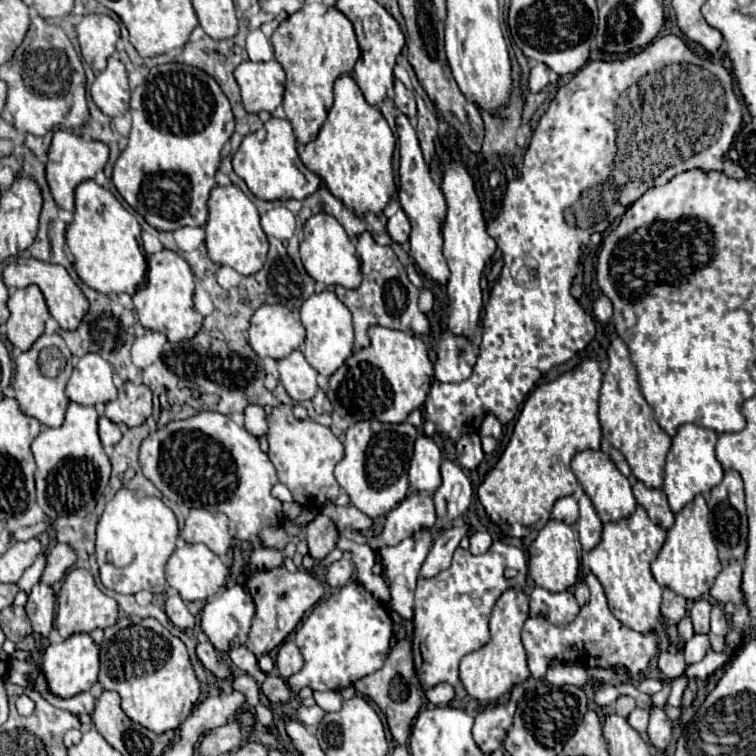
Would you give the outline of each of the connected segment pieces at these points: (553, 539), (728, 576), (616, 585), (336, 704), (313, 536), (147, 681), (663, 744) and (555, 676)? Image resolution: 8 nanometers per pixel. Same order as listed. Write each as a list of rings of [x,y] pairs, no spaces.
[[[550,519],[534,539],[534,543],[528,547],[528,573],[534,579],[538,587],[544,587],[548,591],[566,591],[572,587],[578,579],[578,549],[576,549],[576,539],[574,539],[574,529],[566,525],[564,521]]]
[[[730,563],[724,565],[720,575],[714,581],[714,587],[710,589],[710,595],[716,603],[734,603],[736,607],[744,603],[744,593],[742,593],[742,565],[740,563]]]
[[[636,505],[632,515],[616,523],[604,523],[600,543],[582,555],[582,563],[602,583],[614,617],[636,631],[652,631],[658,625],[662,587],[650,571],[650,561],[658,555],[664,539],[666,531],[650,521],[644,507]]]
[[[314,691],[314,699],[324,711],[338,711],[342,707],[340,691]]]
[[[318,513],[308,525],[306,525],[306,541],[310,547],[310,555],[314,559],[324,559],[338,541],[338,527],[336,523],[328,517]]]
[[[128,617],[104,629],[98,683],[104,691],[118,693],[122,711],[134,723],[154,733],[178,729],[196,707],[200,696],[200,682],[194,675],[184,643],[156,619],[134,621]]]
[[[652,707],[650,709],[650,725],[648,725],[648,737],[652,741],[652,745],[656,749],[666,749],[668,743],[672,741],[672,721],[668,719],[668,715],[658,709]]]
[[[558,665],[550,667],[546,673],[546,681],[560,687],[560,685],[584,685],[588,679],[586,669],[580,665]]]

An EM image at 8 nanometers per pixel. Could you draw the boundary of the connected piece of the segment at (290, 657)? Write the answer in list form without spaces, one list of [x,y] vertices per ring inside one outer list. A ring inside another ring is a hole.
[[[294,641],[282,643],[282,647],[278,651],[278,657],[276,657],[276,669],[278,669],[278,673],[284,679],[288,679],[290,675],[298,673],[302,669],[302,665],[304,665],[304,659],[302,659],[302,653],[296,647],[296,643]]]

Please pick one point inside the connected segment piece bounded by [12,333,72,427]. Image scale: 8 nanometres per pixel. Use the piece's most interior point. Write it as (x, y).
(43, 398)

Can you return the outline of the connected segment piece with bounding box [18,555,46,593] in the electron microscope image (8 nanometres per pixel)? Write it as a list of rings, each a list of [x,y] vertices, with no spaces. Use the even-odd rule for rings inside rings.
[[[40,555],[38,559],[36,559],[36,563],[30,567],[30,569],[26,569],[24,571],[24,575],[22,575],[22,579],[18,581],[18,587],[22,589],[22,591],[26,591],[26,593],[30,593],[32,591],[32,587],[42,579],[42,573],[44,573],[44,555]]]

